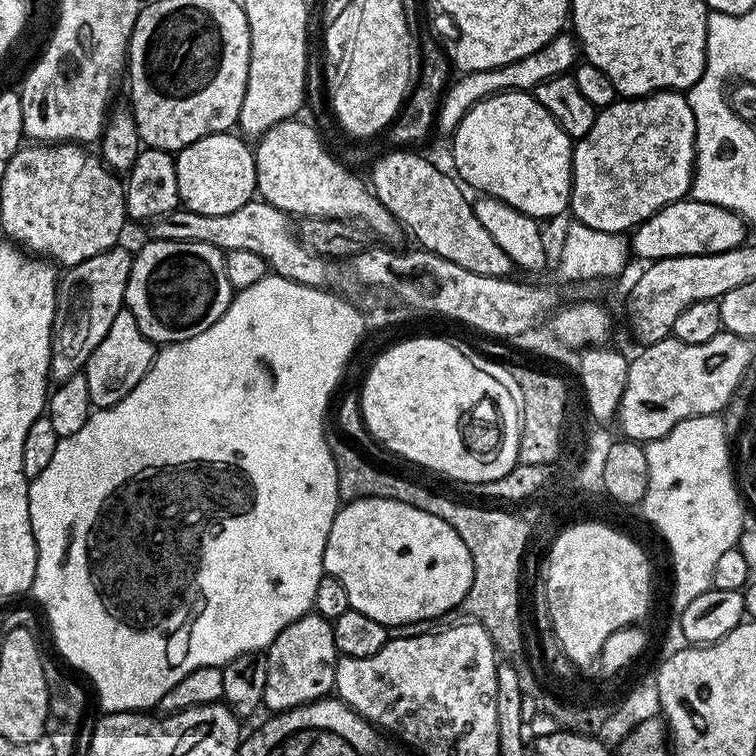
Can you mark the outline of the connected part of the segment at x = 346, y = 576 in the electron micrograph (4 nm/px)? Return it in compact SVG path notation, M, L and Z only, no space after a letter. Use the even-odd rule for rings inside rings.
M390 498L350 500L337 511L324 547L324 571L327 575L338 578L338 582L342 582L342 586L346 586L346 598L350 598L351 611L366 614L366 618L374 618L374 622L385 626L394 624L423 625L424 620L436 620L439 616L446 615L451 608L459 609L464 603L466 594L470 590L470 582L474 578L470 550L466 550L466 542L462 542L462 538L458 538L458 534L450 525L442 522L442 518L438 518L434 514L426 514L426 510L418 510L418 506L410 506L406 502L398 502Z

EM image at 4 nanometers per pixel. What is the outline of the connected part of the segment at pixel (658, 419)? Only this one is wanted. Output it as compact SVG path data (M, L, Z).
M721 330L710 338L710 342L687 344L675 338L659 340L653 344L641 347L640 353L631 357L628 373L626 374L626 390L620 399L618 421L625 437L637 442L657 440L678 422L691 416L715 416L723 413L728 404L728 399L741 387L744 371L752 364L753 341L746 336L739 336L727 330Z

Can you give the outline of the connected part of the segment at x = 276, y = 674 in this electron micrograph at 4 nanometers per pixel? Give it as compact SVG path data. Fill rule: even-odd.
M309 614L290 622L290 626L286 626L282 634L278 634L278 638L274 638L274 642L266 650L266 690L263 707L269 708L267 711L275 714L288 712L291 708L331 697L336 686L337 659L338 653L331 620Z

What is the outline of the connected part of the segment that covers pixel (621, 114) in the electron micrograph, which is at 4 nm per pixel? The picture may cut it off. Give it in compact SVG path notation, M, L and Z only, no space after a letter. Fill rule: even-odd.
M684 92L618 98L599 109L590 134L575 141L571 215L590 230L627 233L667 204L685 199L695 166L696 123Z

